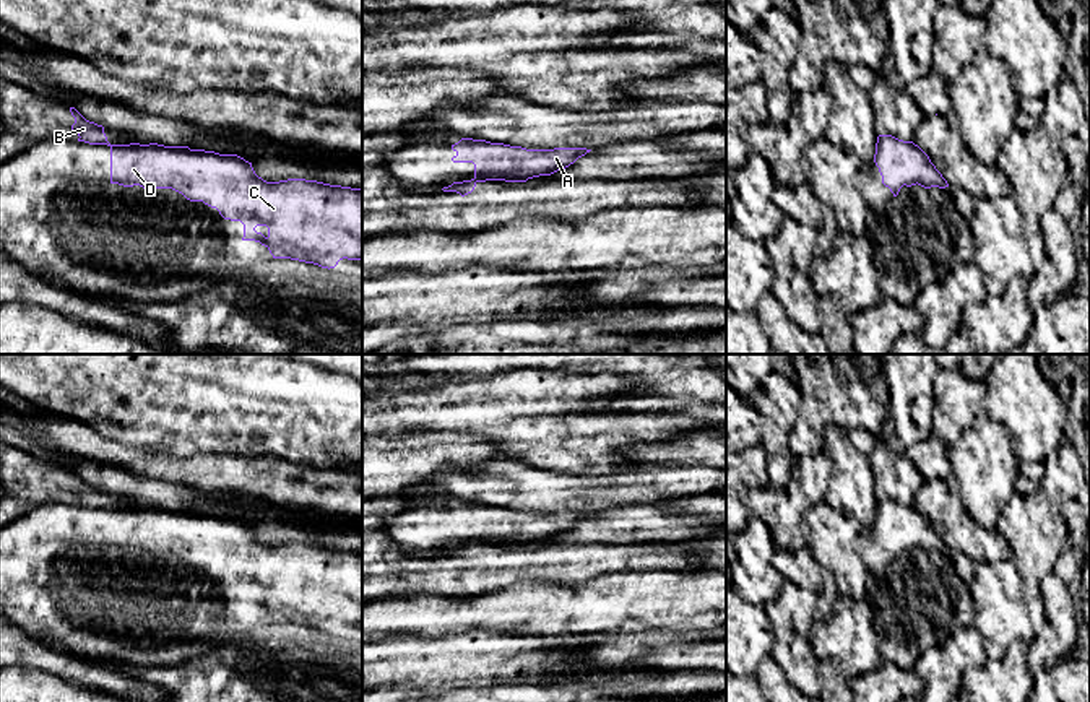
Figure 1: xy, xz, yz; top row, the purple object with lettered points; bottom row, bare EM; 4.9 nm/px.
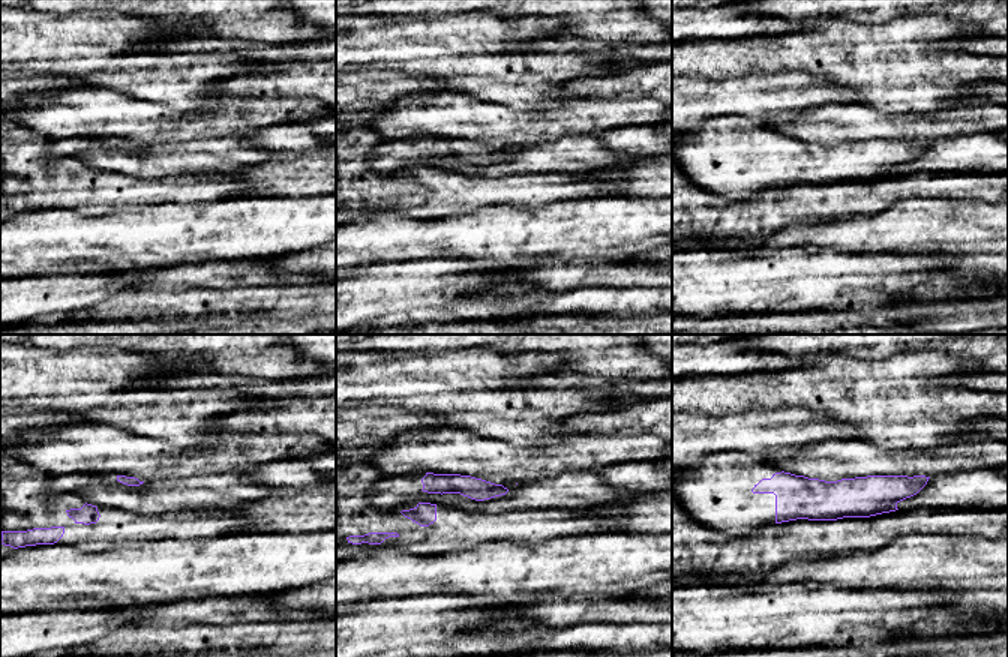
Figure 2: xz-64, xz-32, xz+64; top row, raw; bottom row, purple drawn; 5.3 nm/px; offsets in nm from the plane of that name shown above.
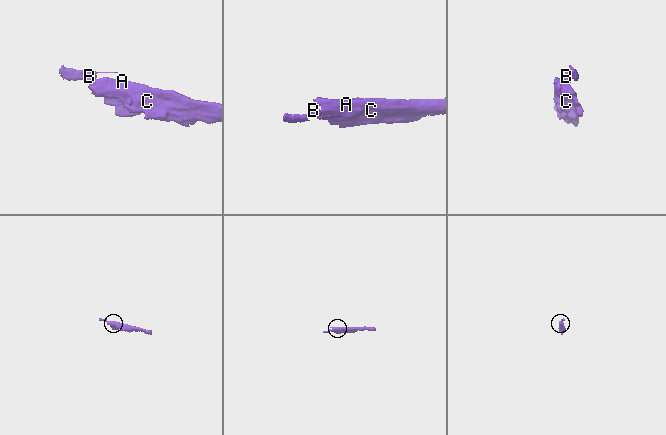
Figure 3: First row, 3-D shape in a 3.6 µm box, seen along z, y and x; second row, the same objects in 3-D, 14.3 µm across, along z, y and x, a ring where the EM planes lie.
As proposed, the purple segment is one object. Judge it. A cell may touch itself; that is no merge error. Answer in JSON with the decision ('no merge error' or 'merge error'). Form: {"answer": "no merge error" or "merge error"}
{"answer": "merge error"}

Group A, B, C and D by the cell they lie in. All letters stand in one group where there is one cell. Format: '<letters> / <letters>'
A C D / B

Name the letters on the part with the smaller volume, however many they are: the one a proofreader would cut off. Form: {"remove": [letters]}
{"remove": ["B"]}

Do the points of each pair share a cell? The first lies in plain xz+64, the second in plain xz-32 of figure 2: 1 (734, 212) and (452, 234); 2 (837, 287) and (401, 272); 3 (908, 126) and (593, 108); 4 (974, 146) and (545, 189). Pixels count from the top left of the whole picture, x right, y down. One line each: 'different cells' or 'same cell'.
1: different cells
2: same cell
3: same cell
4: different cells

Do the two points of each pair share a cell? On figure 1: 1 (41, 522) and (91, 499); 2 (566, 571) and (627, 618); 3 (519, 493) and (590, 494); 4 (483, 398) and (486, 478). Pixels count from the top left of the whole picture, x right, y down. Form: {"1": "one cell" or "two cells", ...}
{"1": "two cells", "2": "two cells", "3": "one cell", "4": "two cells"}

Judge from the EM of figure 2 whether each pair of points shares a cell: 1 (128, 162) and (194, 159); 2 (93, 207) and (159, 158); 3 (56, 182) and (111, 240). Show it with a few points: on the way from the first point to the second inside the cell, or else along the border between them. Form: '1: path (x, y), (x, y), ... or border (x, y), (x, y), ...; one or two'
1: path (144, 164), (177, 159); one
2: border (99, 170), (135, 177), (170, 176); two
3: border (53, 207), (68, 207), (81, 215), (122, 213); two

